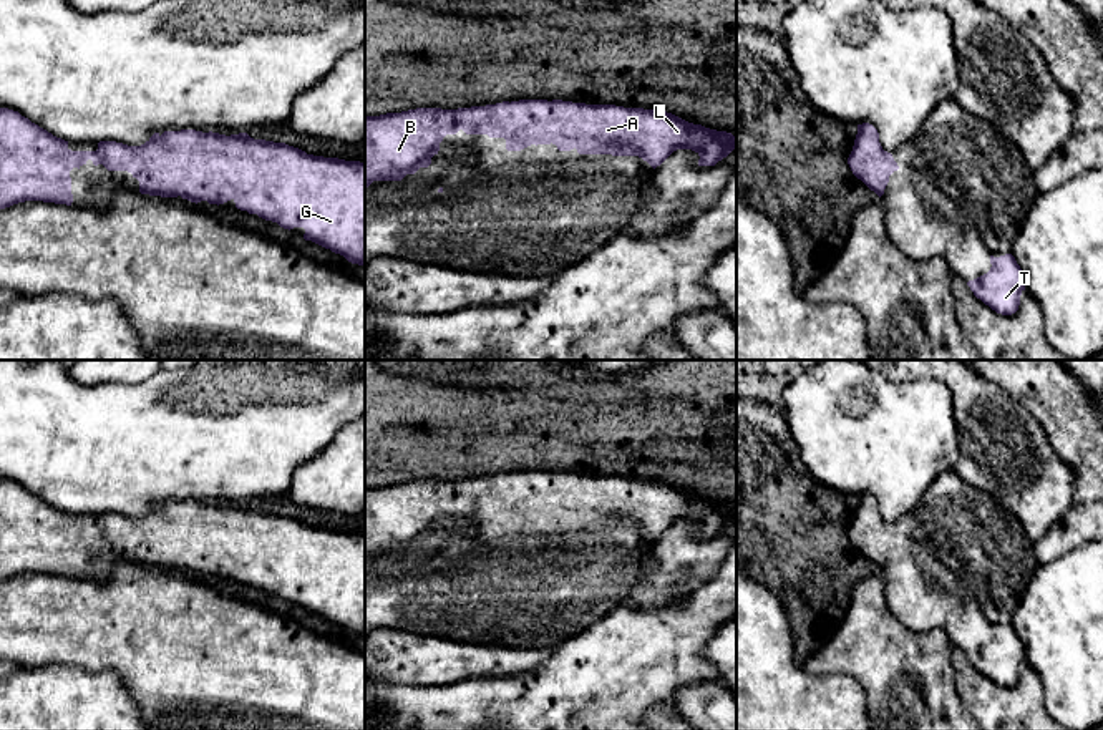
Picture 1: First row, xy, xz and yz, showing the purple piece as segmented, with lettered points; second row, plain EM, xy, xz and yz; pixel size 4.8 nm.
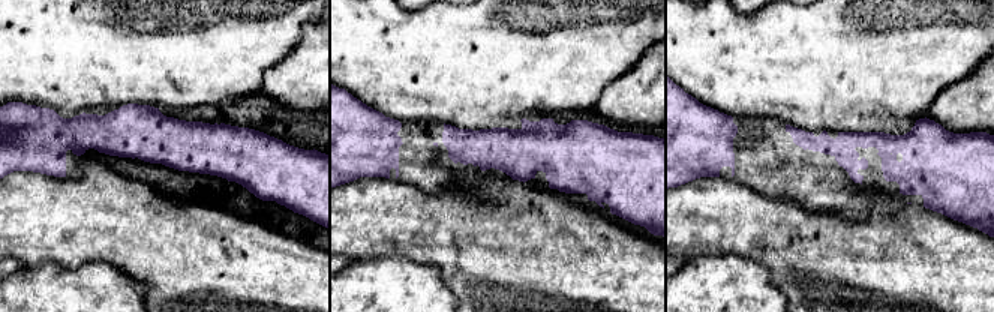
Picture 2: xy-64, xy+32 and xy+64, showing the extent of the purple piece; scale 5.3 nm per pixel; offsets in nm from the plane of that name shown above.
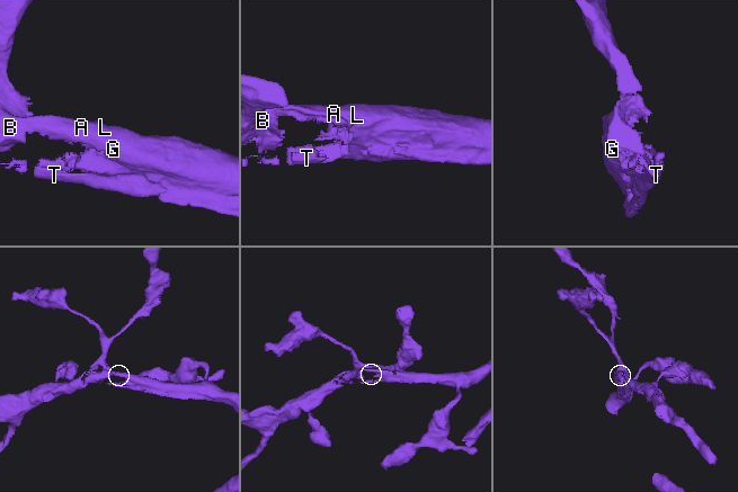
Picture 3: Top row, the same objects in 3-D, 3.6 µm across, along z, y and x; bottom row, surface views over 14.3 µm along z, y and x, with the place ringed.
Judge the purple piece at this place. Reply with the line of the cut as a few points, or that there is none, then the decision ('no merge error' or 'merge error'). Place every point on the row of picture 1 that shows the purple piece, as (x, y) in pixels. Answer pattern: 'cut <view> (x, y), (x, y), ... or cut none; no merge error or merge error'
cut none; no merge error

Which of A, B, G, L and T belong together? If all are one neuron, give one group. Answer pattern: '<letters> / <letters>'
A B G L T

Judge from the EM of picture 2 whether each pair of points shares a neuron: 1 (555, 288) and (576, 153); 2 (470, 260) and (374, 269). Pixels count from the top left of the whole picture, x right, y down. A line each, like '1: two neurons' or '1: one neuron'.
1: two neurons
2: two neurons

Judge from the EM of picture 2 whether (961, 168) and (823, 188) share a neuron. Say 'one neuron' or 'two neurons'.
one neuron

